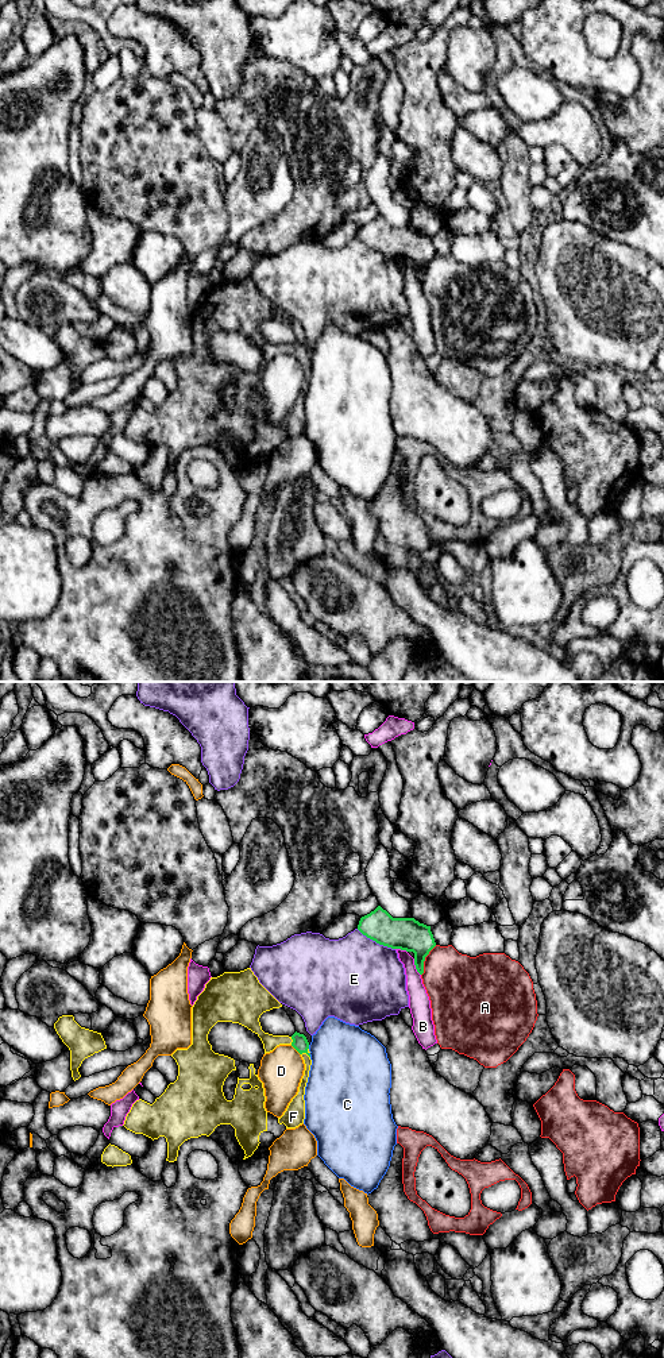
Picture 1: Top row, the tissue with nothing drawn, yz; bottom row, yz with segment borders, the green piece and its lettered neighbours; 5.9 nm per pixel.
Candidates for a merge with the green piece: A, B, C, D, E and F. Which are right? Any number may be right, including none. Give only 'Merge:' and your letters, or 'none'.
Merge: F

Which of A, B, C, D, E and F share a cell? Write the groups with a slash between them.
A / B / C / D / E / F

